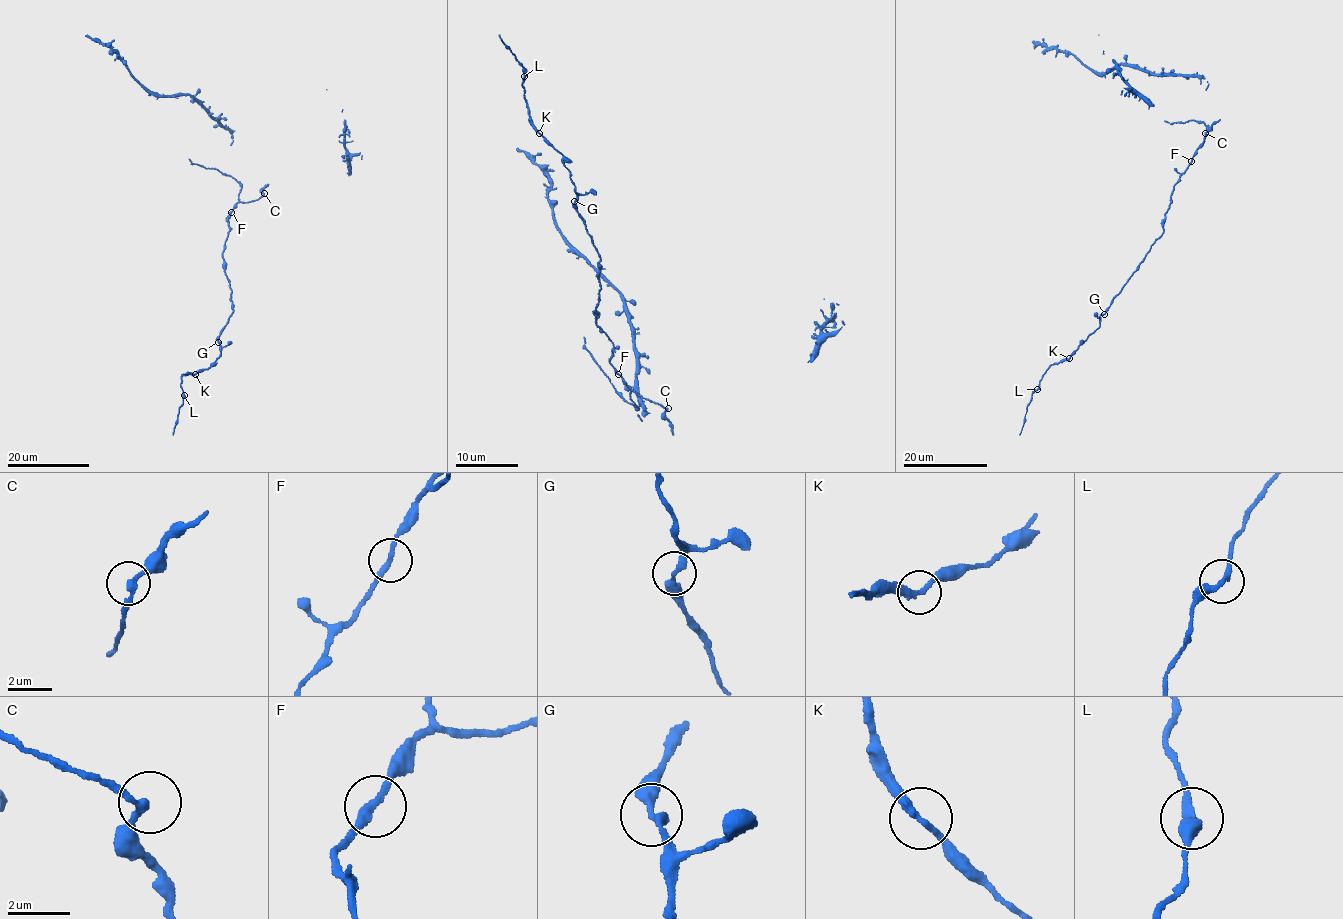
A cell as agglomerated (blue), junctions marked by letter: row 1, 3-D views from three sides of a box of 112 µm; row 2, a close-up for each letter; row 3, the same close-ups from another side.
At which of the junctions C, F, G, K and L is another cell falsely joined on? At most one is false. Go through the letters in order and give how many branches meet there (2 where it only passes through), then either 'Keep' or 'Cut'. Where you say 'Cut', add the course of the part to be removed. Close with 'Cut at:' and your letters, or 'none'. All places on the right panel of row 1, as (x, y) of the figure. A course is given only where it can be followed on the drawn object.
C: Branches: 2. Keep
F: Branches: 2. Keep
G: Branches: 2. Keep
K: Branches: 2. Keep
L: Branches: 2. Keep
Cut at: none

